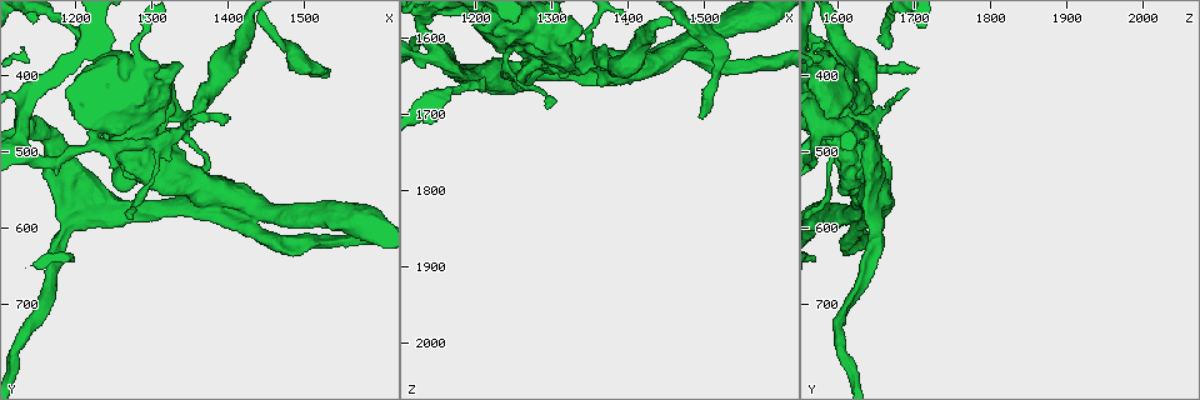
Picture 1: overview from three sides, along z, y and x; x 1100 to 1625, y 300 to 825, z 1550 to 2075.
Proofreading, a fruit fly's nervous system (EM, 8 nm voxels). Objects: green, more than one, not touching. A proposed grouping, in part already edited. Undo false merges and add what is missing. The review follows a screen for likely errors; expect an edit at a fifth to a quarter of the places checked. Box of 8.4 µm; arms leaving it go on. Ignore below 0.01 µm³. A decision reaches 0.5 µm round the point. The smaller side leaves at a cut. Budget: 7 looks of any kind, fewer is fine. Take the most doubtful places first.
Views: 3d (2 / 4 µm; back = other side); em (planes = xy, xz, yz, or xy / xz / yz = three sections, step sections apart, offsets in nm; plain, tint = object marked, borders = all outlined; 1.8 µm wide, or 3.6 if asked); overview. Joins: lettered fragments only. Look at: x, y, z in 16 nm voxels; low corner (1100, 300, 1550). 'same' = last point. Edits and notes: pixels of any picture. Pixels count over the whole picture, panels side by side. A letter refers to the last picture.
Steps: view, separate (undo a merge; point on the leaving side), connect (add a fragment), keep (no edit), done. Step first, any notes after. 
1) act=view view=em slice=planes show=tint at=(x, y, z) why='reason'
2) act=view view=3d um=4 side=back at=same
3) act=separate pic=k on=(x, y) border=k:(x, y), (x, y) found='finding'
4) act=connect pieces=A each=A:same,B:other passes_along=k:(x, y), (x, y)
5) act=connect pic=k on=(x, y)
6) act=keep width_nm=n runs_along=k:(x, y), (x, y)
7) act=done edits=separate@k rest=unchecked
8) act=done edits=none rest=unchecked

act=view view=em slice=planes show=borders at=(1495, 390, 1705) why='thin end'

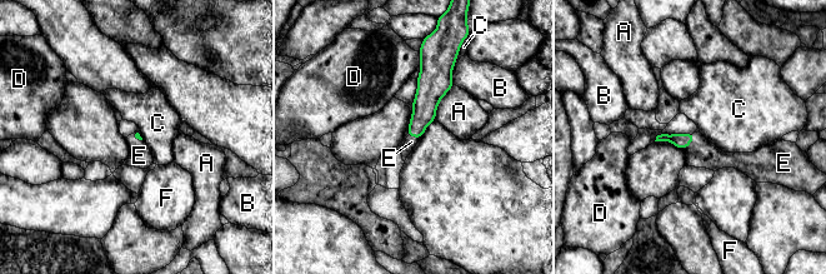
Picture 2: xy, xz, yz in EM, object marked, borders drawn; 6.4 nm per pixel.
act=connect pieces=E each=A:other,B:other,C:other,D:other,E:same,F:other found='it goes on there'

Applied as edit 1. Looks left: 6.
act=view view=em slice=planes show=borders at=(1135, 470, 1605) why='closes a loop'

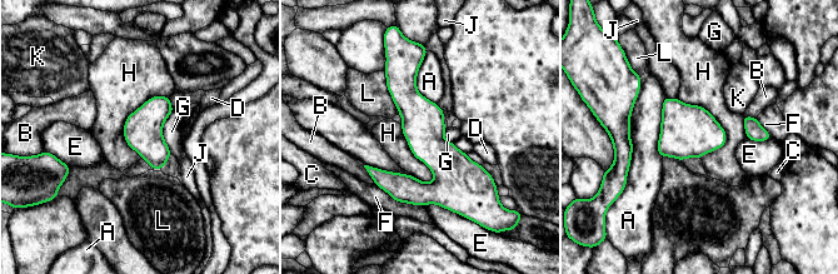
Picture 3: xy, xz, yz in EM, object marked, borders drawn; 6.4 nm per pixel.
act=keep longest_contact=A:700nm each=A:other,B:other,C:other,D:other,E:other,F:other,G:other,H:other,J:other,K:other,L:other found='one neuron here'

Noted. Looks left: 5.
act=done edits=connect@2 rest=unchecked

